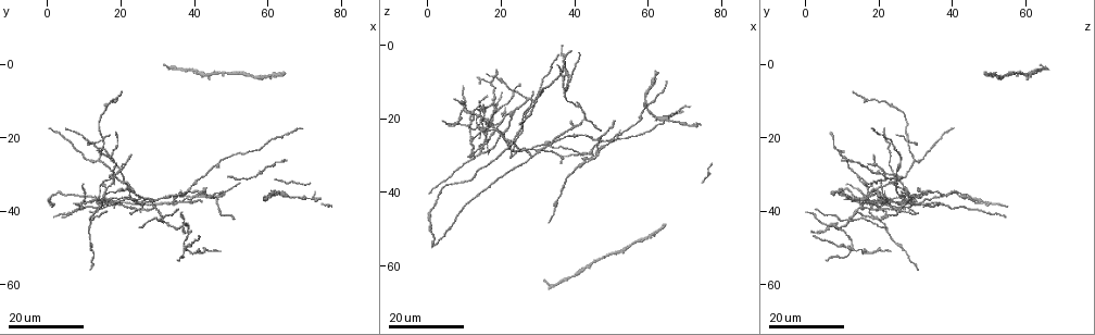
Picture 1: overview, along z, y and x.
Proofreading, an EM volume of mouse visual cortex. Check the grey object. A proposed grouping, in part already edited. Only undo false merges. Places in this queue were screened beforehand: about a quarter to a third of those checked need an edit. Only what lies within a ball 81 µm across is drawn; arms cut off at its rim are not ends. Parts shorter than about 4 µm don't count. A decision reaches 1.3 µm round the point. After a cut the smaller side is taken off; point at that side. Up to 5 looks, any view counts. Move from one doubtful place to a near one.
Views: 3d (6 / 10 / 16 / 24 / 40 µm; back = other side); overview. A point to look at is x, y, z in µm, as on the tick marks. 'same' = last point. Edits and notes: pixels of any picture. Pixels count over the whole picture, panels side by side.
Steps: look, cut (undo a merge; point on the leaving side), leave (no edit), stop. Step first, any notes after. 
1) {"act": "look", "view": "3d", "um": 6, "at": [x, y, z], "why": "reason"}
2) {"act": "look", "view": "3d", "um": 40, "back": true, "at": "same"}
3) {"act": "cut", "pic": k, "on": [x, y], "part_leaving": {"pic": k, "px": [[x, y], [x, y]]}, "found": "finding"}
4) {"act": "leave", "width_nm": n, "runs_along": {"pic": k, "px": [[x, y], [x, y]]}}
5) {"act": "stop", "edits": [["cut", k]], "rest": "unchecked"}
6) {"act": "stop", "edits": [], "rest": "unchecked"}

{"act": "look", "view": "3d", "um": 16, "at": [65.5, 36.0, 20.0], "why": "thick turns thin"}

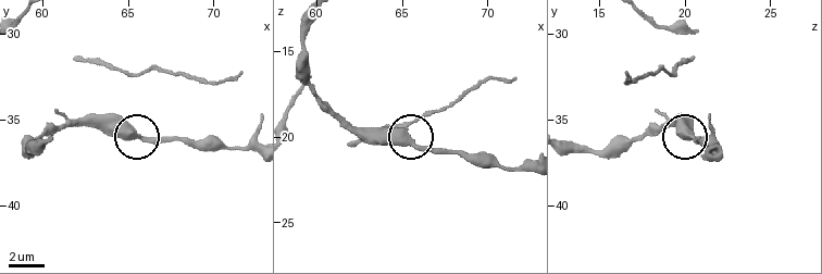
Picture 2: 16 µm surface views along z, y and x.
{"act": "look", "view": "3d", "um": 6, "at": [65.2, 35.8, 20.1]}

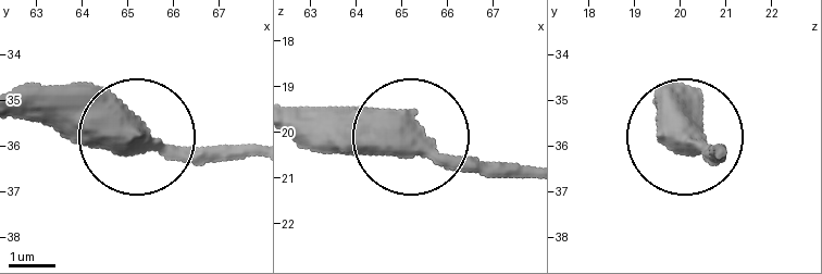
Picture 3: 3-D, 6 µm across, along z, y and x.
{"act": "look", "view": "3d", "um": 6, "back": true, "at": [65.25, 35.70, 20.00]}

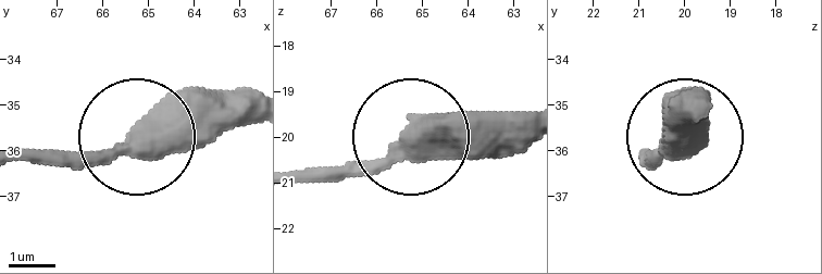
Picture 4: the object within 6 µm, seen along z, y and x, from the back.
{"act": "leave", "found": "continuous, no second neuron"}

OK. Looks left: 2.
{"act": "look", "view": "3d", "um": 24, "at": [39.0, 49.5, 9.5], "why": "sudden change in width"}

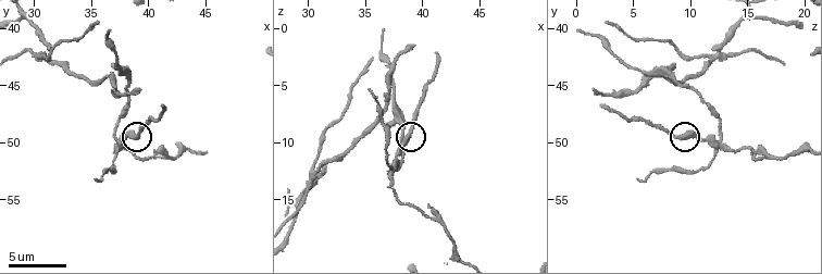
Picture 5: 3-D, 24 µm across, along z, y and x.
{"act": "look", "view": "3d", "um": 10, "at": [39.0, 49.4, 9.2]}

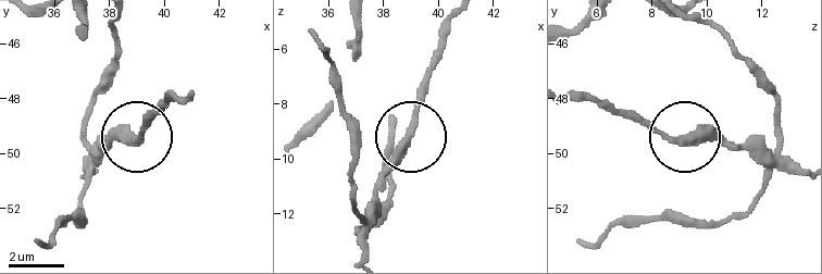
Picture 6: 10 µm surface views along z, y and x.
{"act": "leave", "runs_along": {"pic": 6, "px": [[390, 129], [390, 198], [358, 228], [409, 137], [423, 83]]}, "found": "all the same neuron"}

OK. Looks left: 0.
{"act": "stop", "edits": [], "rest": "unchecked"}

